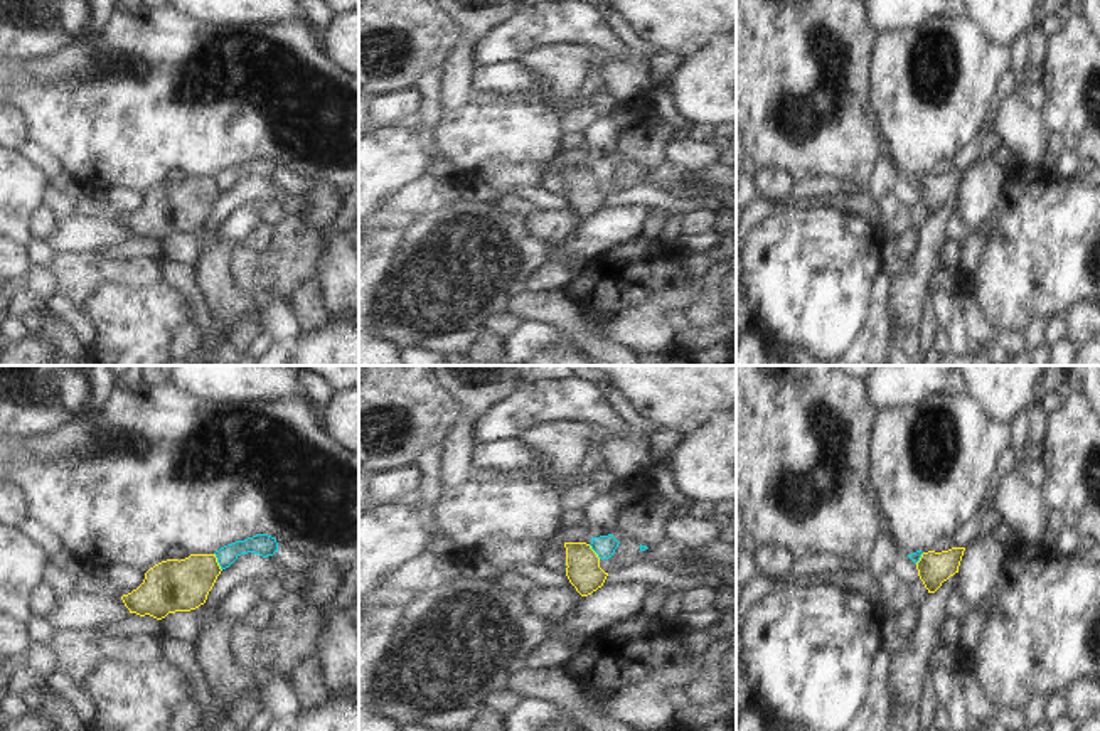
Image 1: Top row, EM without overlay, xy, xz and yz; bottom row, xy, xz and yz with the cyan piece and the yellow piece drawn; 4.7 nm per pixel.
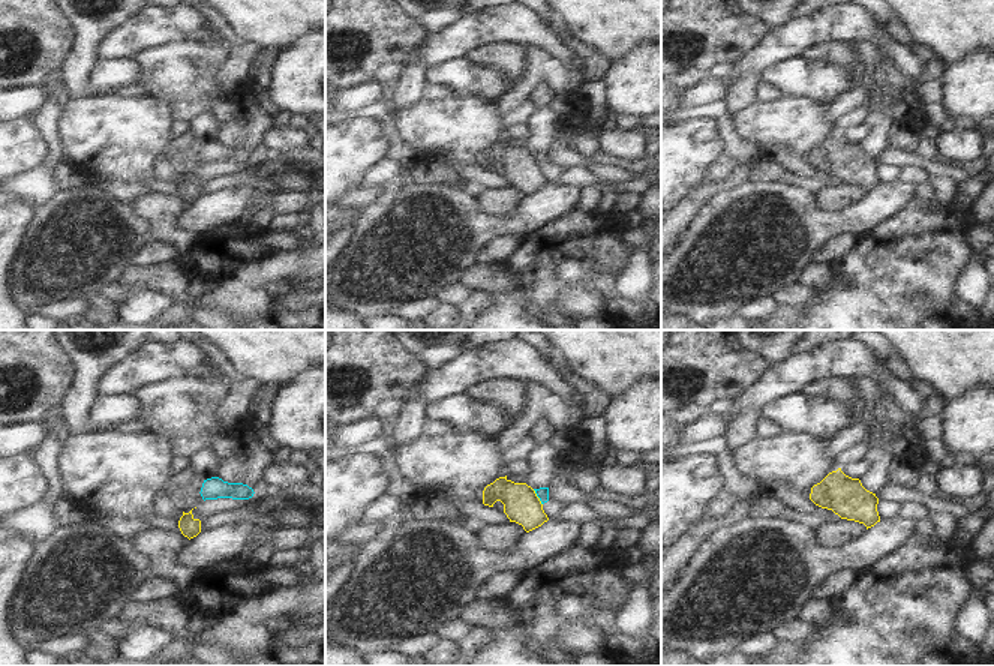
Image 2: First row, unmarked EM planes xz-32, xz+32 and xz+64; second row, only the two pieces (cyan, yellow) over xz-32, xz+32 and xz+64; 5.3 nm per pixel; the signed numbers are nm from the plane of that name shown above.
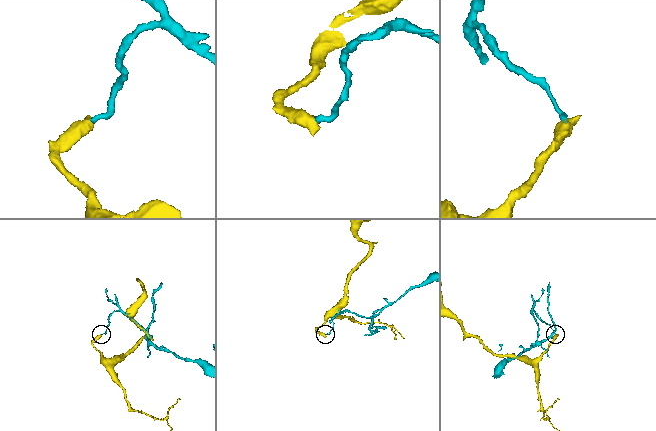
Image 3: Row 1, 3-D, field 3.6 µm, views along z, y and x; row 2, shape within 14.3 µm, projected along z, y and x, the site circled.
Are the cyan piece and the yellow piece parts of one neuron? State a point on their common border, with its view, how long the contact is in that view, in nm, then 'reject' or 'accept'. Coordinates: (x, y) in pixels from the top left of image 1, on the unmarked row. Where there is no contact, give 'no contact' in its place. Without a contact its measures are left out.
meets cyan in xy at (218, 184); contact 90 nm long; reject

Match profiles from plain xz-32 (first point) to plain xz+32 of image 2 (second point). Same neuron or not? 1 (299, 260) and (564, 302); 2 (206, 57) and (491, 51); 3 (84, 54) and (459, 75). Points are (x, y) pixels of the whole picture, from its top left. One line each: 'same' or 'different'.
1: same
2: same
3: different

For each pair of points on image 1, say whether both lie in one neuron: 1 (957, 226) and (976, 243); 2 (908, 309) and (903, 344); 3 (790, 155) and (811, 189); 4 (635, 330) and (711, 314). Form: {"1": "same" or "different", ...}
{"1": "same", "2": "different", "3": "different", "4": "different"}

